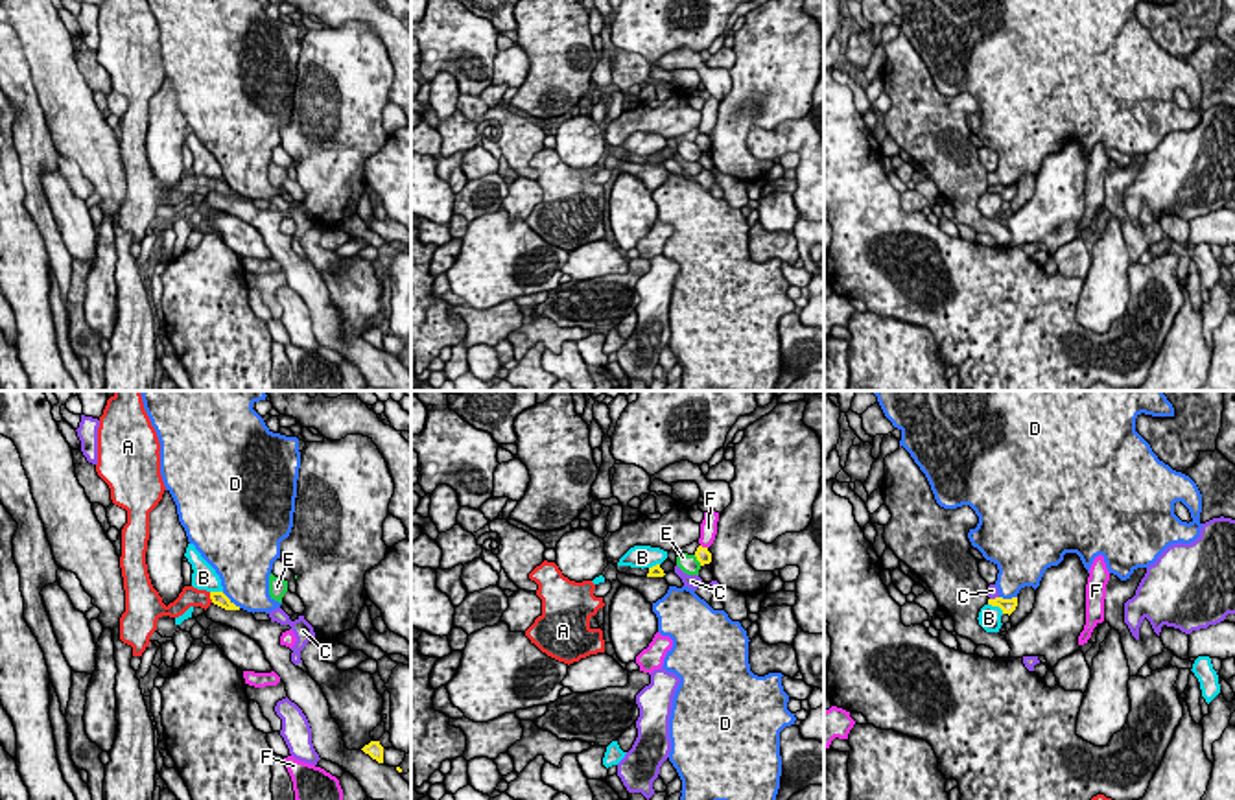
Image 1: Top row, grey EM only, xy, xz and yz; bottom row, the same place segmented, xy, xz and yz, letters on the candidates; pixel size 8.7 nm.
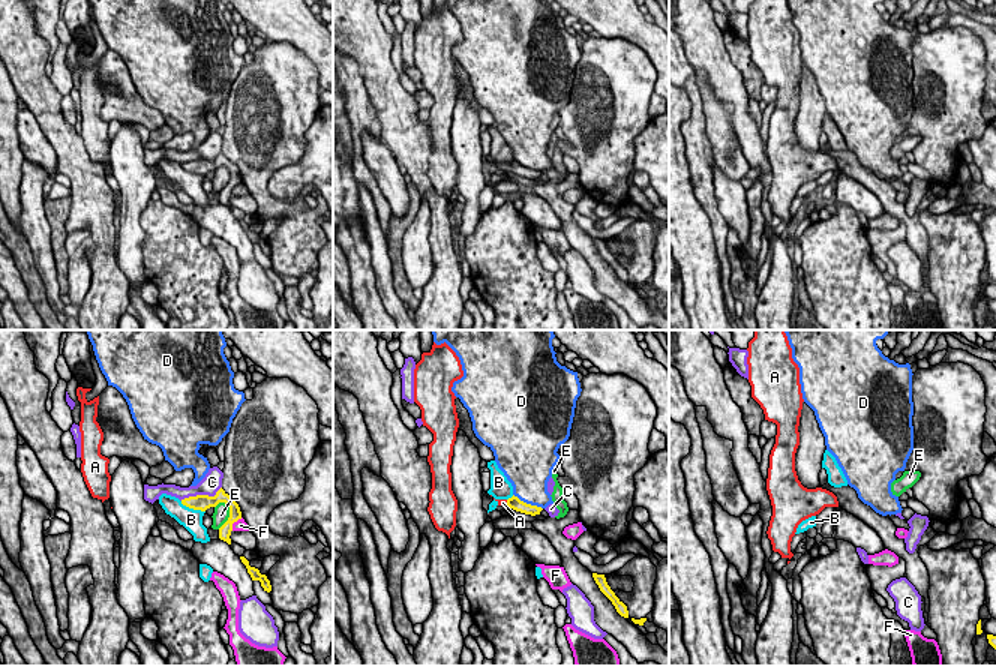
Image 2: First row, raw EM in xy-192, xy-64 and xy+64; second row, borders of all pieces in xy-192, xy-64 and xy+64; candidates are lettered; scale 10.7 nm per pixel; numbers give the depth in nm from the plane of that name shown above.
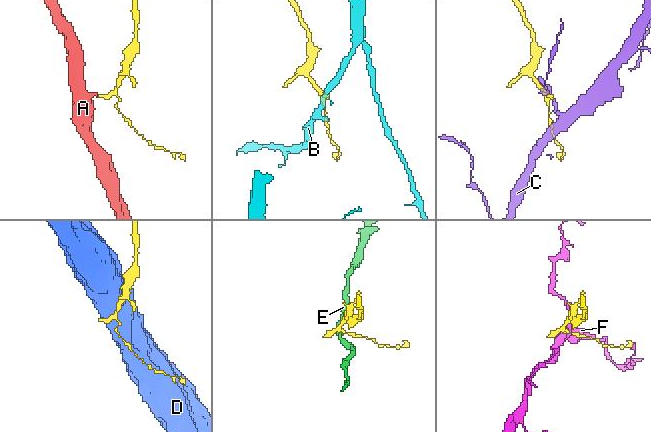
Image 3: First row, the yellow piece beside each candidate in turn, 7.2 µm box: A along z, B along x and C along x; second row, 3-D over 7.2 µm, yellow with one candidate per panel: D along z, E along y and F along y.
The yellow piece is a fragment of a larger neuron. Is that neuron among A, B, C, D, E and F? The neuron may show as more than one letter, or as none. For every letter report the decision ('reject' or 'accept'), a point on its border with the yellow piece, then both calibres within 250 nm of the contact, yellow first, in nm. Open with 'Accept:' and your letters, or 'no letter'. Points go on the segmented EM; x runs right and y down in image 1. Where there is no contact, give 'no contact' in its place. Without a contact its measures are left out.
Accept: A
A: accept; contact xy (211, 598); calibres 130 and 170 nm
B: reject; contact yz (996, 605); calibres 130 and 190 nm
C: reject; contact yz (996, 598); calibres 130 and 100 nm
D: reject; contact xy (229, 600); calibres 130 and 420 nm
E: reject; contact xz (697, 559); calibres 130 and 160 nm
F: reject; contact xz (705, 548); calibres 130 and 160 nm

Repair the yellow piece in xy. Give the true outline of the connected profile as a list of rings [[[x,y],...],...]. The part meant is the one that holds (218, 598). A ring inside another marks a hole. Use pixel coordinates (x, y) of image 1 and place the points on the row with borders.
[[[114,391],[107,400],[98,428],[98,476],[109,485],[114,505],[127,511],[127,524],[122,529],[120,568],[125,590],[125,612],[120,618],[120,640],[133,647],[133,656],[142,656],[151,643],[149,638],[157,630],[162,616],[179,618],[190,606],[208,608],[212,603],[225,610],[240,610],[223,592],[206,592],[184,586],[179,597],[168,606],[153,588],[146,551],[149,540],[149,512],[159,505],[166,490],[160,476],[160,442],[155,428],[144,409],[140,391]]]

